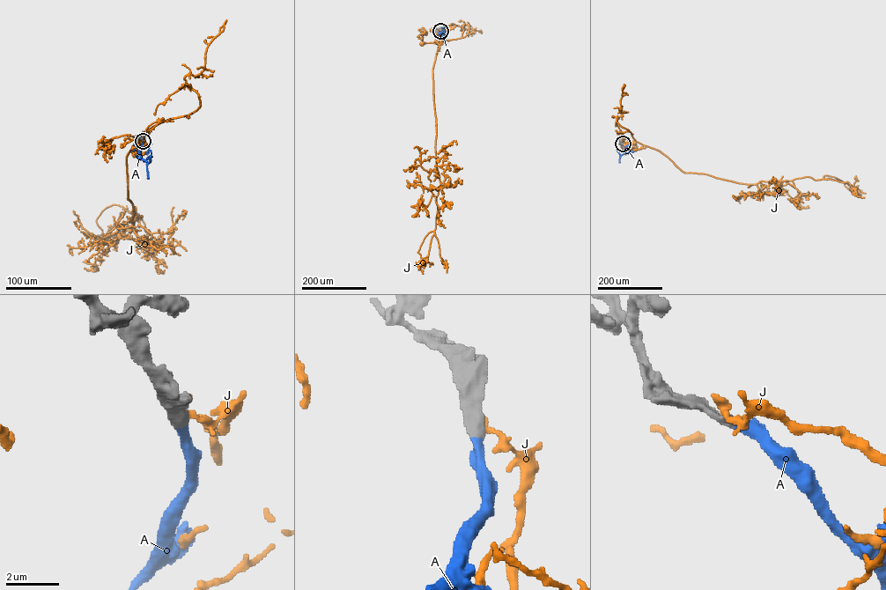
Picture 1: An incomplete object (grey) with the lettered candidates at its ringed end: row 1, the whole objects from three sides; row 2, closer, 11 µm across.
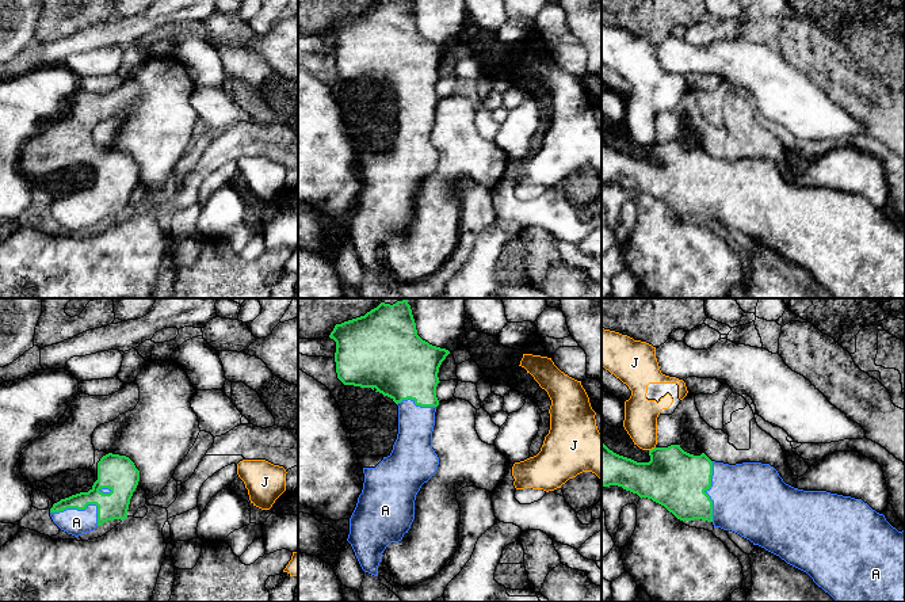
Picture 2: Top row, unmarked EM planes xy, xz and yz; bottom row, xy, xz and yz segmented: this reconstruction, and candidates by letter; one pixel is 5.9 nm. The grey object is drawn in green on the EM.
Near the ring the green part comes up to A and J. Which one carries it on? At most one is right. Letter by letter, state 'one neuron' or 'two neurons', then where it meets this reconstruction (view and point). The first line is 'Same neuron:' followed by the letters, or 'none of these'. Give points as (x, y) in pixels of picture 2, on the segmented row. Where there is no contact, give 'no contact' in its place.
Same neuron: A
A: one neuron | xy (83, 509)
J: two neurons | yz (652, 449)

